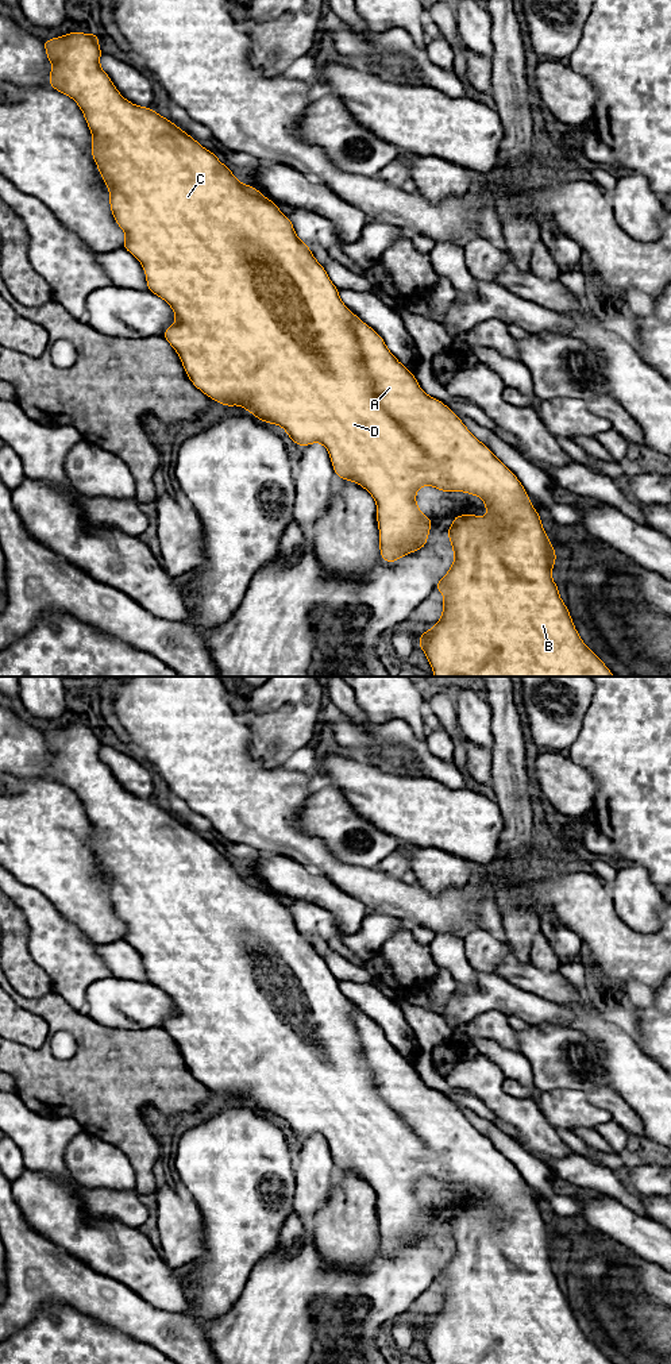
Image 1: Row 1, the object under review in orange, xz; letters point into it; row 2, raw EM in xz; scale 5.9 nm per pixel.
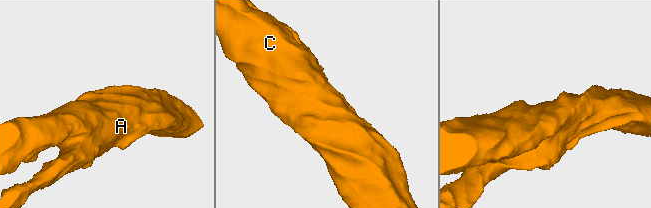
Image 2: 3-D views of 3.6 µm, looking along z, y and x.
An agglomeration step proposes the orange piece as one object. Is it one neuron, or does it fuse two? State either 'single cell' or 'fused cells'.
single cell

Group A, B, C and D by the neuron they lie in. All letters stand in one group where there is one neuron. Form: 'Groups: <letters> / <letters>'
Groups: A B C D

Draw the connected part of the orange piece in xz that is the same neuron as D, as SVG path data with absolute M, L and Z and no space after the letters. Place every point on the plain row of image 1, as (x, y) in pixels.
M72 723L41 733L45 737L47 751L53 755L49 766L50 779L72 789L77 794L93 828L90 845L109 882L109 898L113 910L126 926L122 940L139 951L146 966L147 983L166 993L176 1006L176 1014L163 1021L162 1028L178 1045L189 1072L207 1086L209 1091L219 1093L221 1098L242 1097L258 1111L282 1118L288 1129L301 1140L312 1134L324 1136L336 1168L360 1176L377 1194L379 1245L385 1255L393 1255L409 1244L421 1241L428 1234L432 1210L424 1206L416 1194L416 1183L421 1178L433 1178L444 1184L464 1183L483 1191L485 1201L490 1205L489 1209L455 1206L452 1215L447 1221L455 1251L448 1264L433 1278L433 1282L443 1284L443 1305L436 1317L419 1328L419 1340L424 1342L432 1364L612 1364L598 1346L583 1334L574 1318L566 1294L559 1288L559 1278L551 1268L552 1259L558 1253L555 1238L541 1217L541 1207L531 1195L520 1171L486 1136L467 1121L464 1114L444 1094L428 1087L420 1079L414 1066L390 1044L382 1028L346 998L339 989L340 980L332 975L325 959L311 944L311 939L298 930L292 912L255 878L242 875L232 866L230 858L223 856L215 844L203 839L177 816L150 798L139 798L126 791L100 758L103 743L97 724Z

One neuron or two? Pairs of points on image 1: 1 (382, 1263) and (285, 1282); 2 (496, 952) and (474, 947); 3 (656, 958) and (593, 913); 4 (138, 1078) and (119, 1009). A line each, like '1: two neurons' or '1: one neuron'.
1: one neuron
2: one neuron
3: one neuron
4: two neurons

